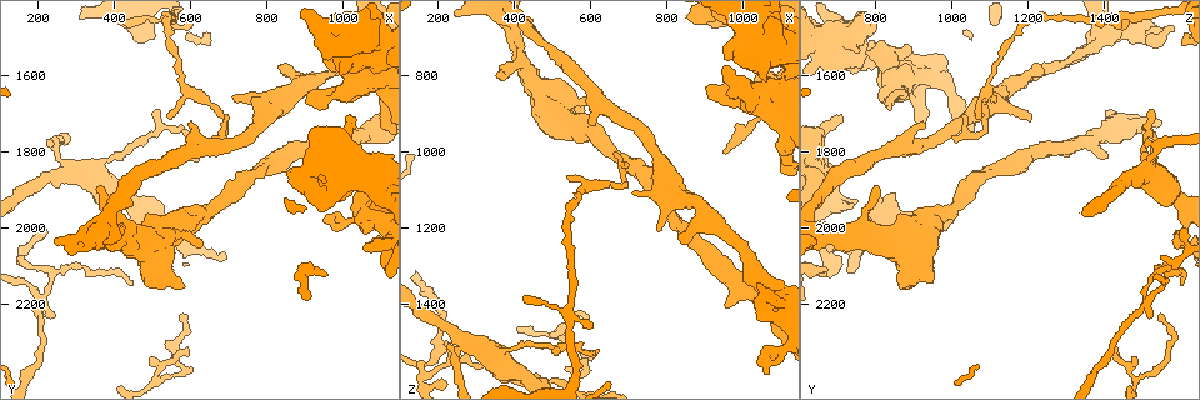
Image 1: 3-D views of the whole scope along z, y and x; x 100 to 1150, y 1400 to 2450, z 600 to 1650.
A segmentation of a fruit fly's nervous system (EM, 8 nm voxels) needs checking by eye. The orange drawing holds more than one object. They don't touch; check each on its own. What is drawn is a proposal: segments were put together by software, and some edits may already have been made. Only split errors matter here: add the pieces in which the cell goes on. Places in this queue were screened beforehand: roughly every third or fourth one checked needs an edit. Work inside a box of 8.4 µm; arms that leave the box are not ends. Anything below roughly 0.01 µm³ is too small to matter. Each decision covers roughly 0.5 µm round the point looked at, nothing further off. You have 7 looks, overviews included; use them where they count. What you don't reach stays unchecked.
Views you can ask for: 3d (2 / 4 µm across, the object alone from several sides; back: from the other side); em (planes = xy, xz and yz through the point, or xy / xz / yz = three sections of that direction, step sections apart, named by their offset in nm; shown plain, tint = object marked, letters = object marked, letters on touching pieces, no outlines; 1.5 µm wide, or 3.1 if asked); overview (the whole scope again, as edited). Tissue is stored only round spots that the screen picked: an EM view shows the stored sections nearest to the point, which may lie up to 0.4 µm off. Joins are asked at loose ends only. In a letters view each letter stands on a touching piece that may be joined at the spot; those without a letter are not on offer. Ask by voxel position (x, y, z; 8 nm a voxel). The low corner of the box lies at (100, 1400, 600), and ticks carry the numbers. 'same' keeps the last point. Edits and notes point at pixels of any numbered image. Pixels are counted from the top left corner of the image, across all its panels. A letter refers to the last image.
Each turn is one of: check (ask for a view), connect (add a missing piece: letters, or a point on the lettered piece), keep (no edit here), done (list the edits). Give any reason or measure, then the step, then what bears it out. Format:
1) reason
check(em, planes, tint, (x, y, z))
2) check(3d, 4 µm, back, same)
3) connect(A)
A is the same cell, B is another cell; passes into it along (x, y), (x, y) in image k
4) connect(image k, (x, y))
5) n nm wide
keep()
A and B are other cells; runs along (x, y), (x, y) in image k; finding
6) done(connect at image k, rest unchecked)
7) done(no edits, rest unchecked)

tapers out
check(em, planes, letters, (520, 1690, 1525))

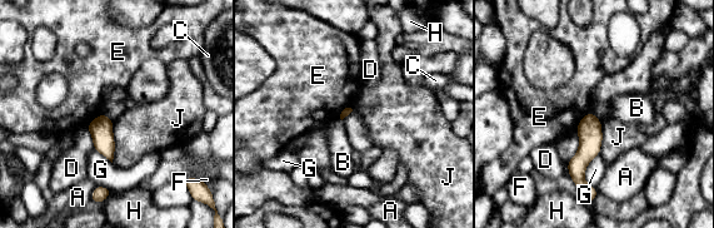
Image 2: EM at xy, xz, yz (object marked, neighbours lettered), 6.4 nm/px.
J touches over 280 nm
keep()
A, B, C, D, E, F, G, H and J are other cells; border along (114, 120), (114, 158), (111, 162) in image 2; no lettered piece goes on from it

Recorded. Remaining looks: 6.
free end
check(em, planes, letters, (965, 1810, 1400))

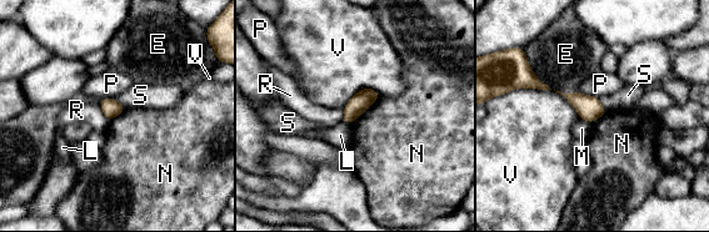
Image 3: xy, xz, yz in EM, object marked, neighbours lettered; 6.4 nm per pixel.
120 nm wide; N touches over 280 nm
keep()
E, L, M, N, P, R, S and V are other cells; no lettered piece goes on from it

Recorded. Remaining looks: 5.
branch stops here
check(em, planes, tint, (1070, 1475, 1575))

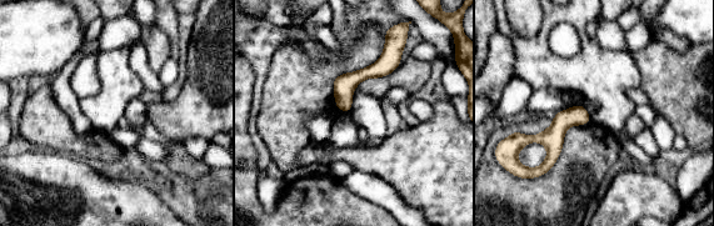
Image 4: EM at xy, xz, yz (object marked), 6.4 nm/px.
what lies round it
check(em, planes, letters, same)

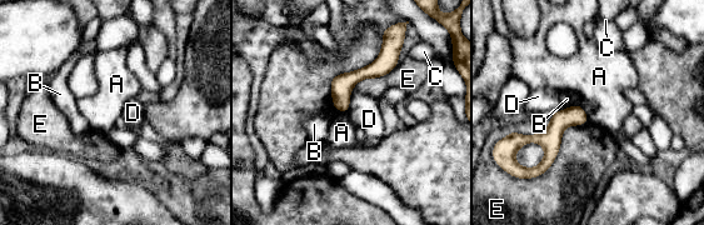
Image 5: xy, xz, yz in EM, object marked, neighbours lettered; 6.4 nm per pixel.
130 nm wide
keep()
A, B, C, D and E are other cells; border along (353, 90), (346, 113) in image 5; none of them fits

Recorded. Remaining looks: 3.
done(no edits, rest unchecked)

